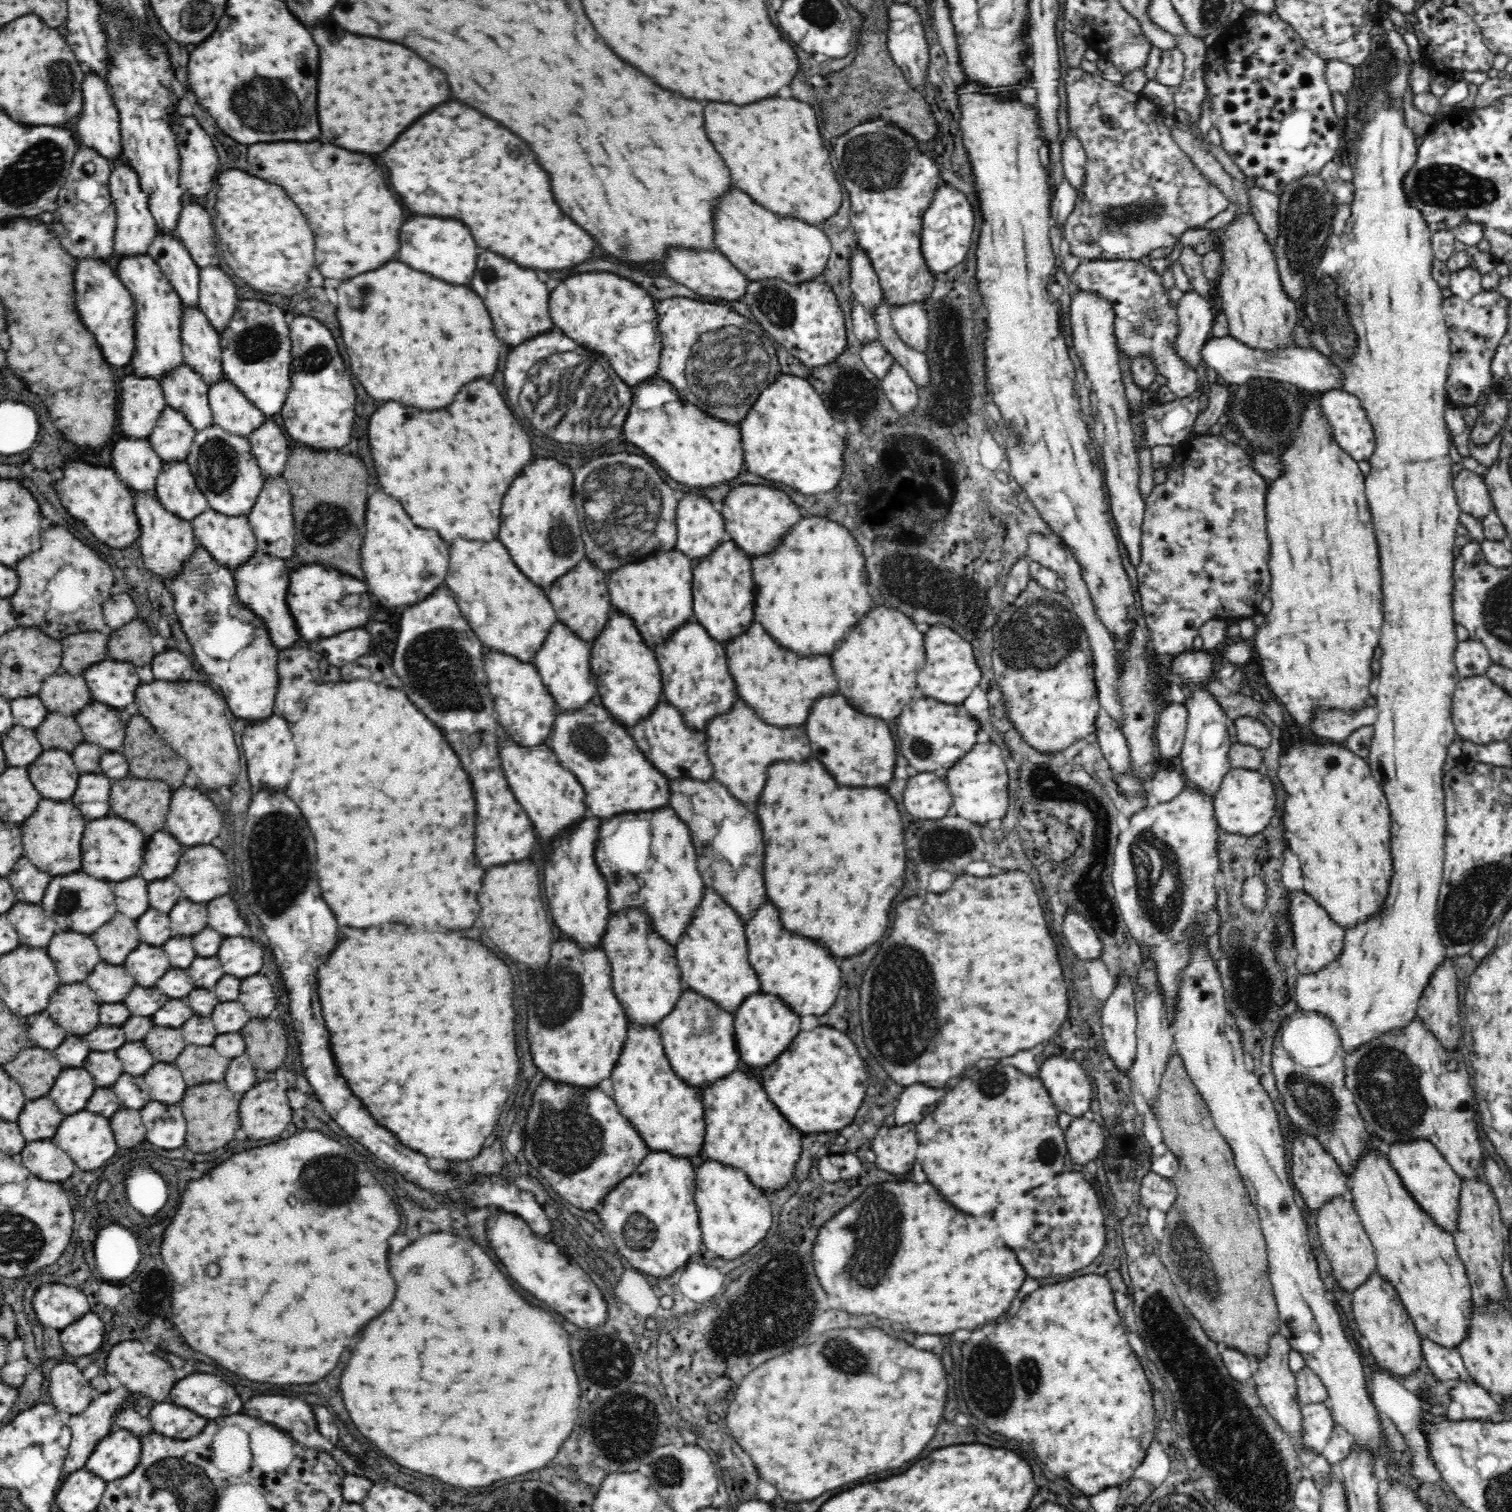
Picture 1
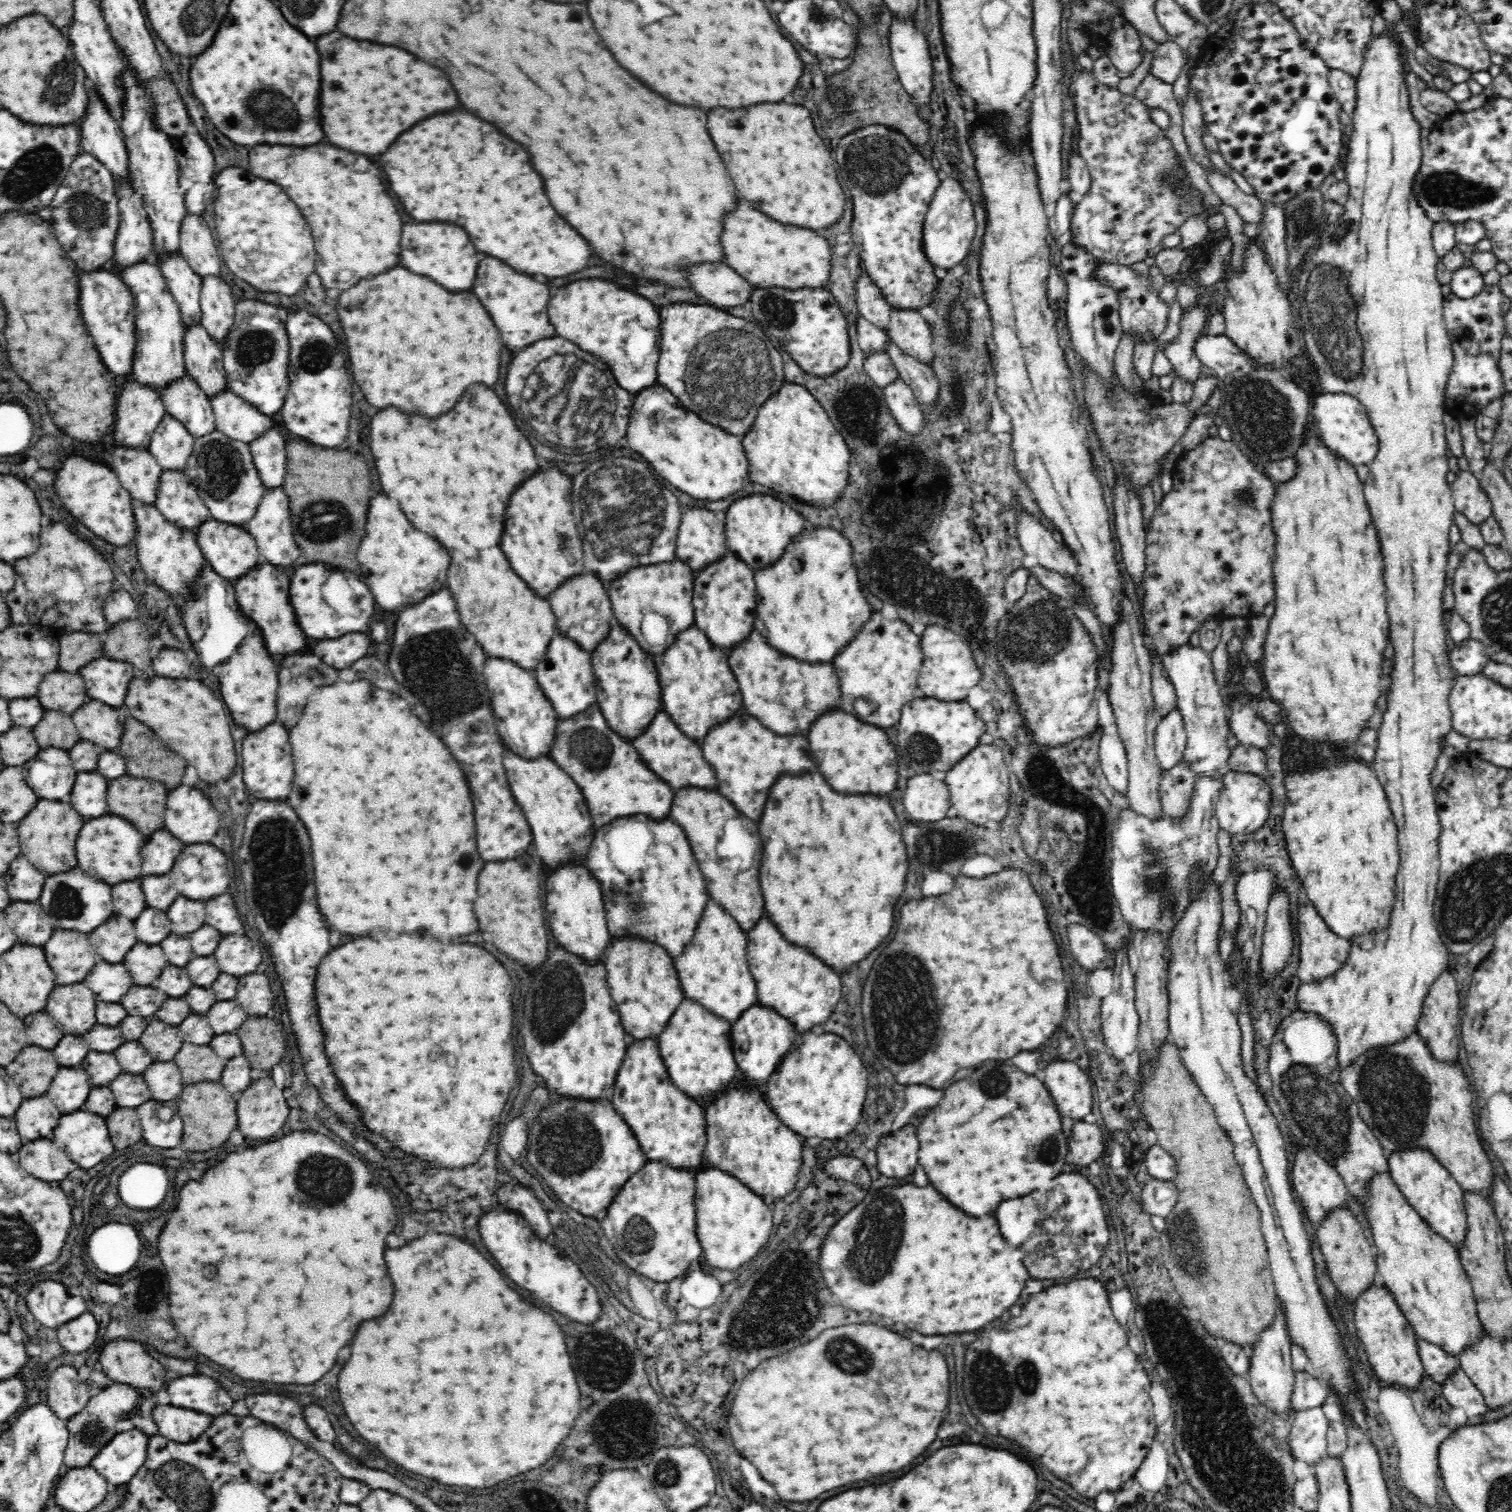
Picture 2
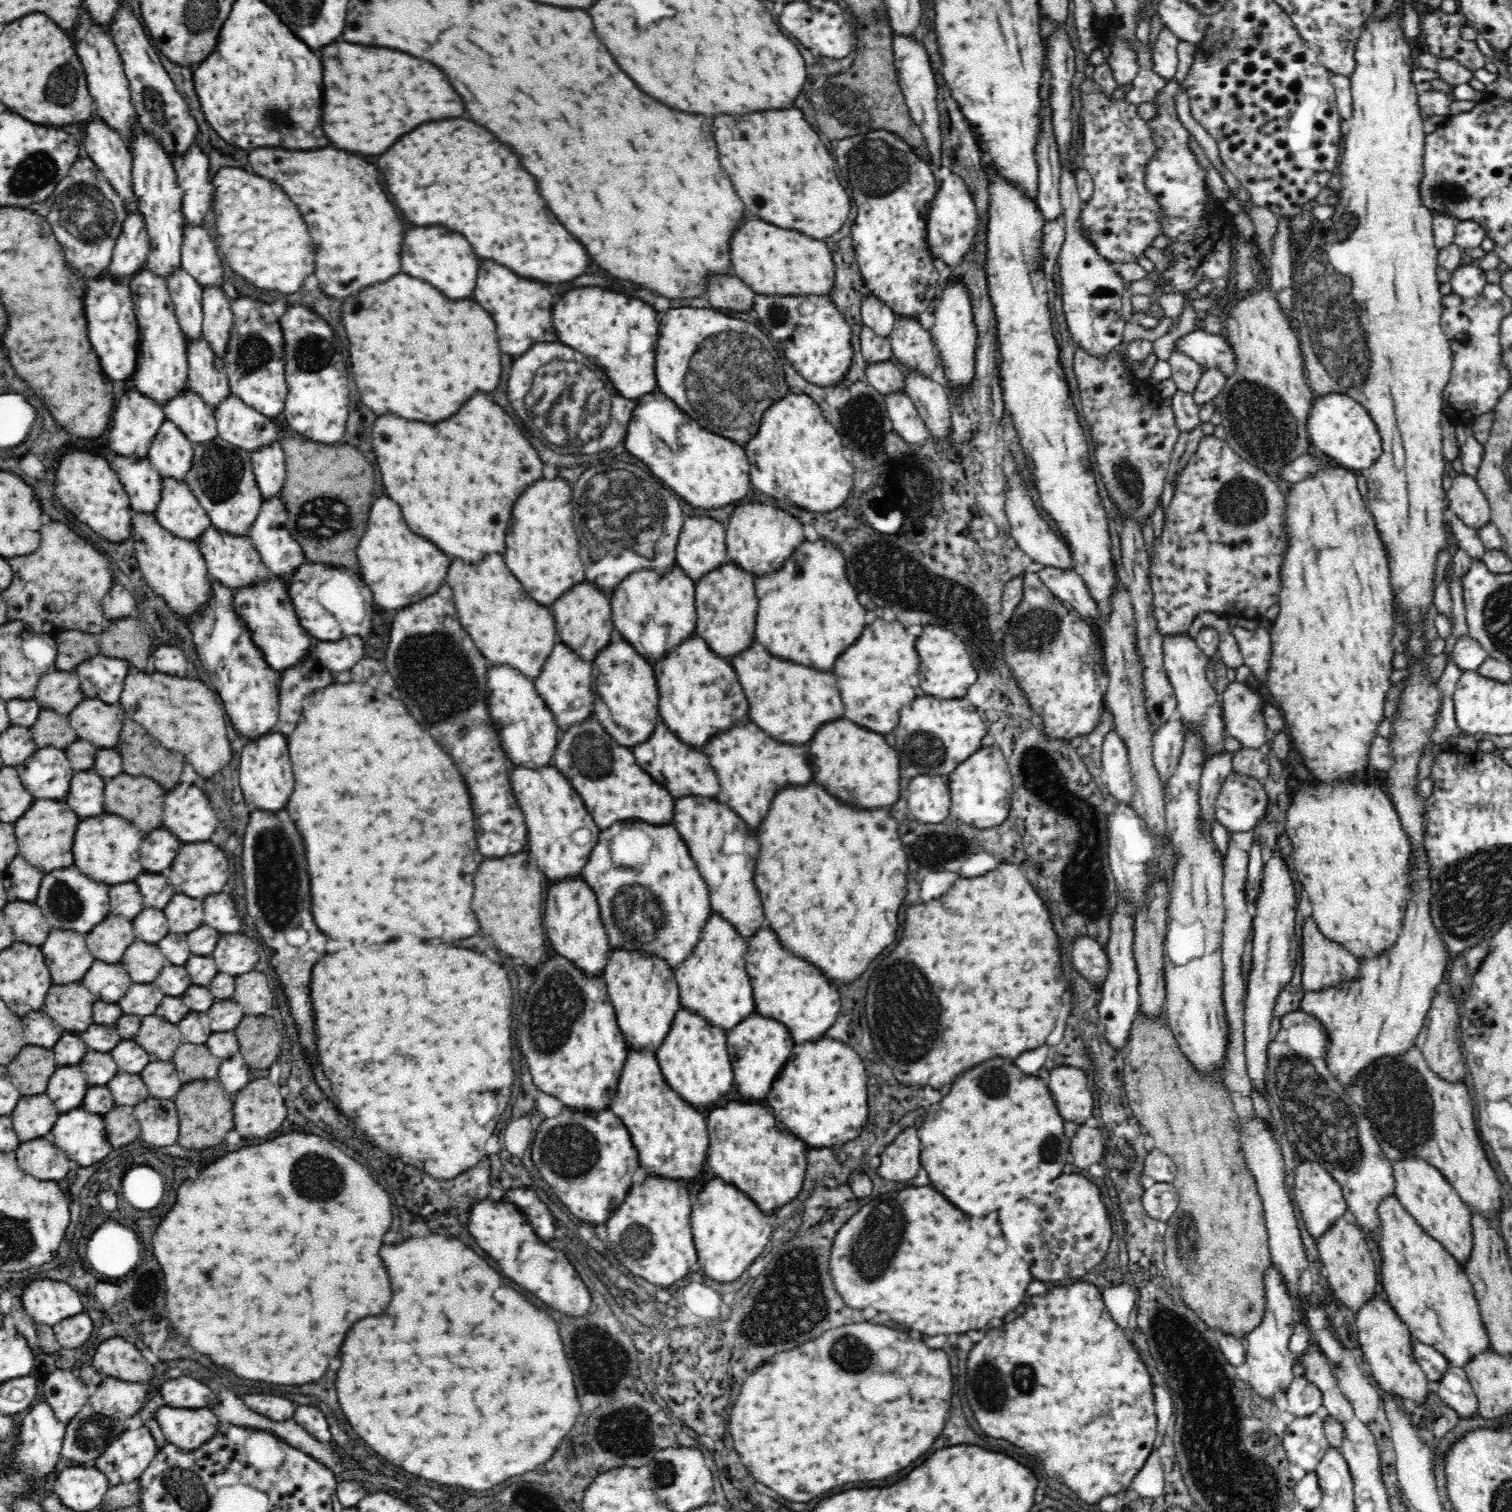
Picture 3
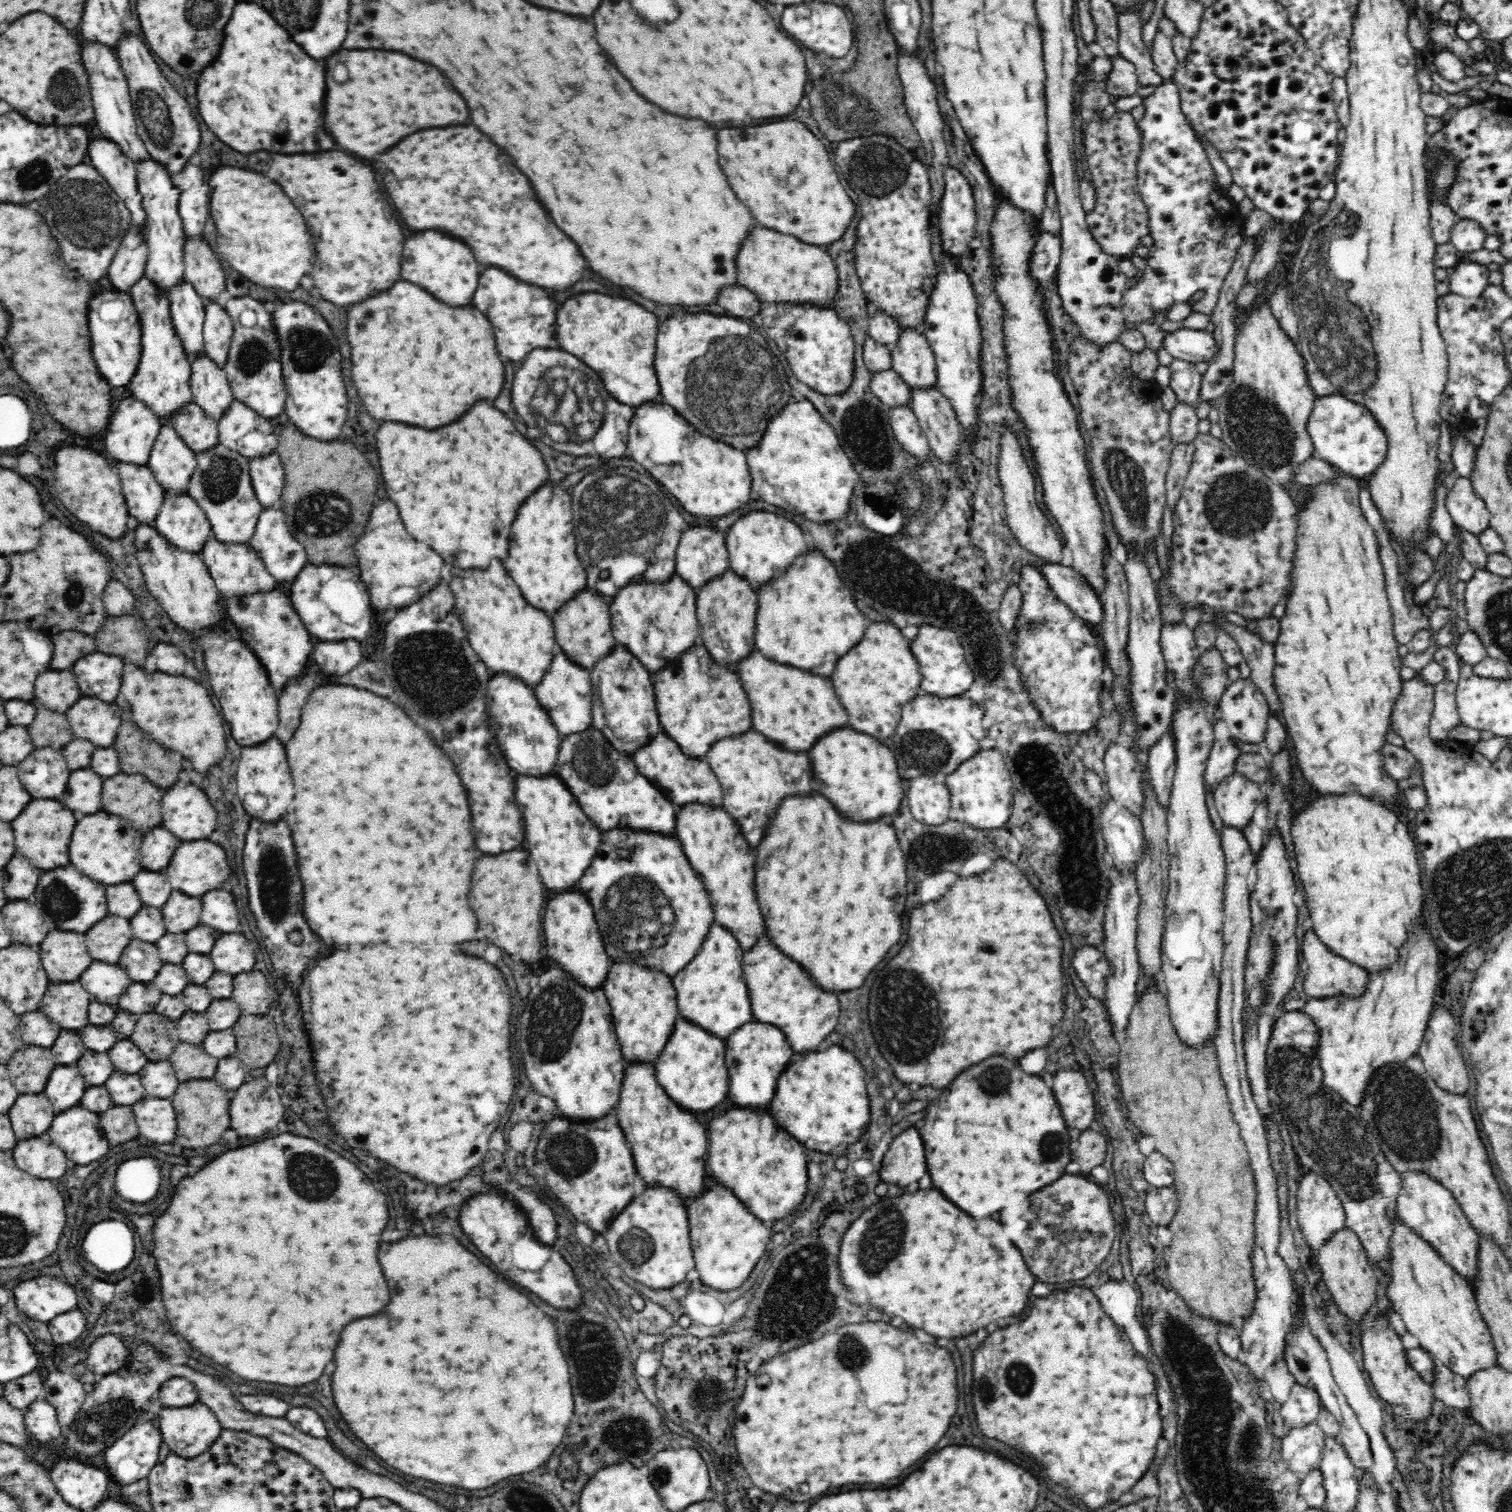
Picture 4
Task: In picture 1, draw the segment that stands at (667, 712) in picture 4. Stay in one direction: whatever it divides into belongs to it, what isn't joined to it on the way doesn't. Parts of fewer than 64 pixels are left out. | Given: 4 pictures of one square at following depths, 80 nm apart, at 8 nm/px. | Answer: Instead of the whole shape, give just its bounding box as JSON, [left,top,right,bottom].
[652,620,738,732]

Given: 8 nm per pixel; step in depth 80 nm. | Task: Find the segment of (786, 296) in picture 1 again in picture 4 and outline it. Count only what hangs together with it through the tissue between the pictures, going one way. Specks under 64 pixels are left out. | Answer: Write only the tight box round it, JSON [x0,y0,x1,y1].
[761,303,855,396]

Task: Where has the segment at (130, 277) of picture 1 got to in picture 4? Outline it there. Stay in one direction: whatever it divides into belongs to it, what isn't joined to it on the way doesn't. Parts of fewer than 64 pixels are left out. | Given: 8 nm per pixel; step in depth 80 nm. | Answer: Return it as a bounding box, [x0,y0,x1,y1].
[128,277,193,426]

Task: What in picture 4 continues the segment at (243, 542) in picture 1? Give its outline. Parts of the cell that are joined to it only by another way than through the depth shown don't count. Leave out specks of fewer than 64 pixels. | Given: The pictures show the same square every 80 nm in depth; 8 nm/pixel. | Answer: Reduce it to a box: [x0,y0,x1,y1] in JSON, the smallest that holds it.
[200,538,278,600]

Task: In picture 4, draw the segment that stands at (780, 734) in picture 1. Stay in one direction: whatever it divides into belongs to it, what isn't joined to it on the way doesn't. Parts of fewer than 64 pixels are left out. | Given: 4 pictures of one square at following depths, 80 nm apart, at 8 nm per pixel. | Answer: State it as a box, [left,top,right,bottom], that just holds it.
[706,732,812,848]

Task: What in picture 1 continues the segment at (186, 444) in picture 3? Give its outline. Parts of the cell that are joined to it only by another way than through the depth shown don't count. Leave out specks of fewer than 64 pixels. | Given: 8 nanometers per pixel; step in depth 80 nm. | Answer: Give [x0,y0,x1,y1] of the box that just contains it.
[148,406,196,463]

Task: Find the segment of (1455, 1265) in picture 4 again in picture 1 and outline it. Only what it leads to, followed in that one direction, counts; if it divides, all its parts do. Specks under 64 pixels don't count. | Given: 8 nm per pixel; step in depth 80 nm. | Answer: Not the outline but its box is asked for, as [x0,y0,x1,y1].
[1387,1140,1461,1236]

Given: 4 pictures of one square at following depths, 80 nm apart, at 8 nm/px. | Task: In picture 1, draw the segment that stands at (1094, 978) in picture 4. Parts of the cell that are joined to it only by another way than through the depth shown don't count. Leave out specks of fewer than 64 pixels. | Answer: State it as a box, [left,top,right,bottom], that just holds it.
[1064,914,1102,963]

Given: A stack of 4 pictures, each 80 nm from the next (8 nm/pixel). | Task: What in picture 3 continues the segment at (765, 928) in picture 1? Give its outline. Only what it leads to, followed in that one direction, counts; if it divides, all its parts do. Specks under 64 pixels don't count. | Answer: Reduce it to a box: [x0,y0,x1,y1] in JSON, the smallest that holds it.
[746,930,840,1044]

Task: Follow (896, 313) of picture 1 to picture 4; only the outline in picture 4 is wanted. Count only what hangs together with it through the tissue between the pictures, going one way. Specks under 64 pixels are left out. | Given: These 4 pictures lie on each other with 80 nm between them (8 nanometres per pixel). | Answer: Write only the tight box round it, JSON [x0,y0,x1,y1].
[891,329,937,389]

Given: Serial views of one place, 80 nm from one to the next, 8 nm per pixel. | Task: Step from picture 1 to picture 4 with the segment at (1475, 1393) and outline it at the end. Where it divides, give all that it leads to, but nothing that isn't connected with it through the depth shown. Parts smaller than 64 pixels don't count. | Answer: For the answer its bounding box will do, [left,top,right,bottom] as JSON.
[1431,1367,1470,1413]

